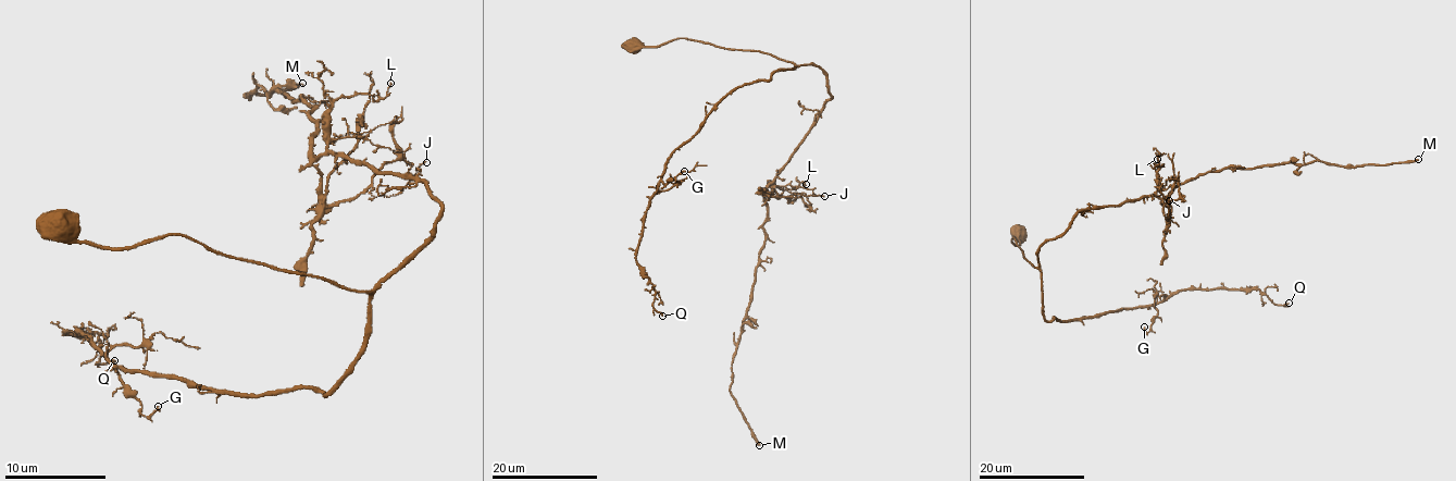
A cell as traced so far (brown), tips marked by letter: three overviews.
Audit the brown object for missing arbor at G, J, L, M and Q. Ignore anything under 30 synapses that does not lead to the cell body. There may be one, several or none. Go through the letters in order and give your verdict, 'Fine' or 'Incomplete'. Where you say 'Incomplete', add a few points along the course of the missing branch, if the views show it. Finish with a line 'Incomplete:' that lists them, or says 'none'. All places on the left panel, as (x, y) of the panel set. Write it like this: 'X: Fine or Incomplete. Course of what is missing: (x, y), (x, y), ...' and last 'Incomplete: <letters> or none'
G: Fine
J: Fine
L: Fine
M: Incomplete
Q: Fine
Incomplete: M

